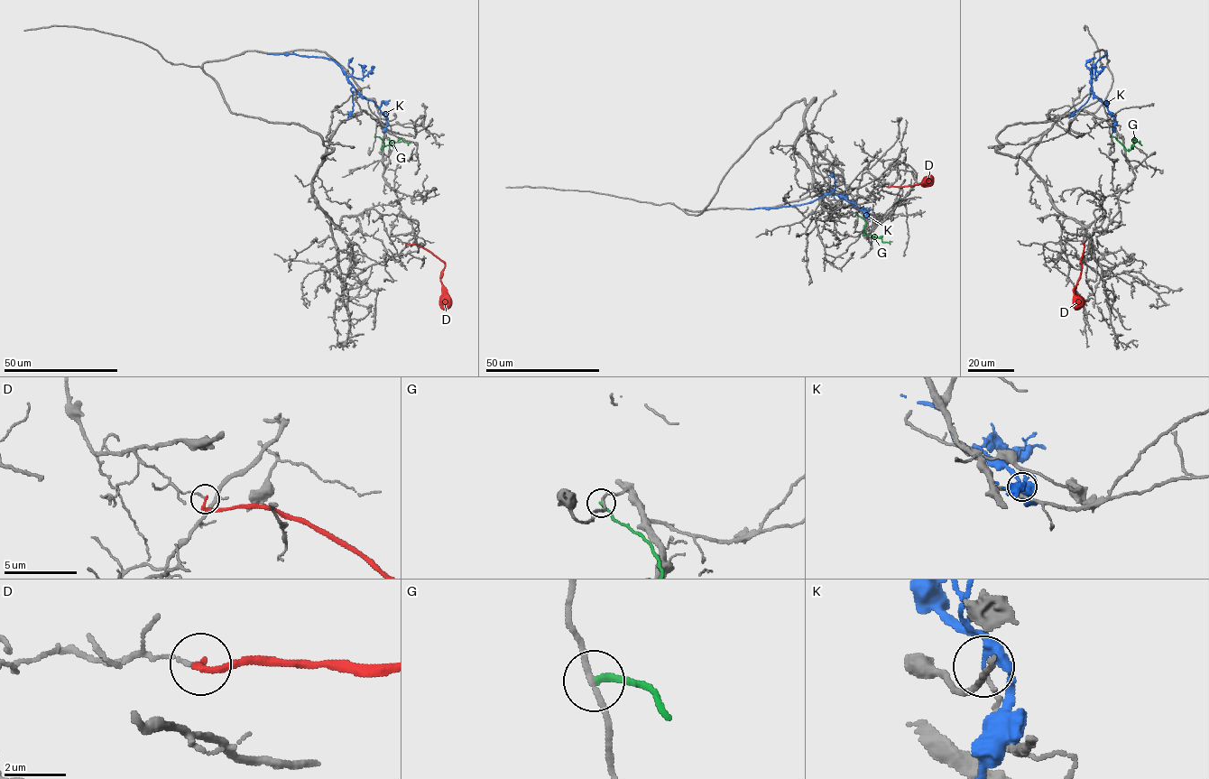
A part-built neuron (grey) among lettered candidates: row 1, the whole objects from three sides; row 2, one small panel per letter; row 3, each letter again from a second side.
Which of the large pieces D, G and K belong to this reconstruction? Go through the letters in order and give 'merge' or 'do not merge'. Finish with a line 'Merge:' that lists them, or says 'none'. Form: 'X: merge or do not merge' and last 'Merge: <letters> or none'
D: do not merge
G: do not merge
K: do not merge
Merge: none

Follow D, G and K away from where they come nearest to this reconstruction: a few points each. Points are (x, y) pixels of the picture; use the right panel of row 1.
D: (1084, 243), (1075, 293), (1082, 300), (1080, 307)
G: (1111, 136), (1127, 150), (1135, 142), (1139, 143)
K: (1113, 118), (1092, 87), (1092, 69), (1106, 53)

